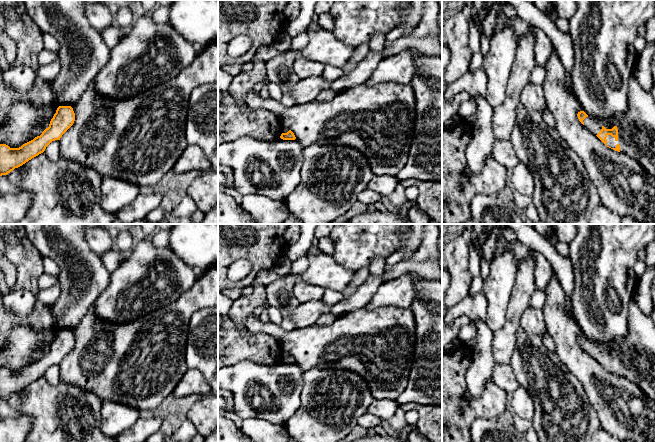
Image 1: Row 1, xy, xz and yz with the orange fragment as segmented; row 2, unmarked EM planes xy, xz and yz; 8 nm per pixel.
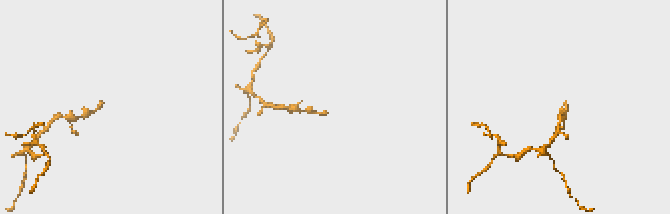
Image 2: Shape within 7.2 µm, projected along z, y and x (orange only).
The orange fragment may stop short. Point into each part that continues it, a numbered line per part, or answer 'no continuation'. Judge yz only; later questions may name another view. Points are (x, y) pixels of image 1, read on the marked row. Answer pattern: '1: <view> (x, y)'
1: yz (636, 129)

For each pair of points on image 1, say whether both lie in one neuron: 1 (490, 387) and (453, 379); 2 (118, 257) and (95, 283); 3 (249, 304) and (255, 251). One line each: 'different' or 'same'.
1: same
2: different
3: different

